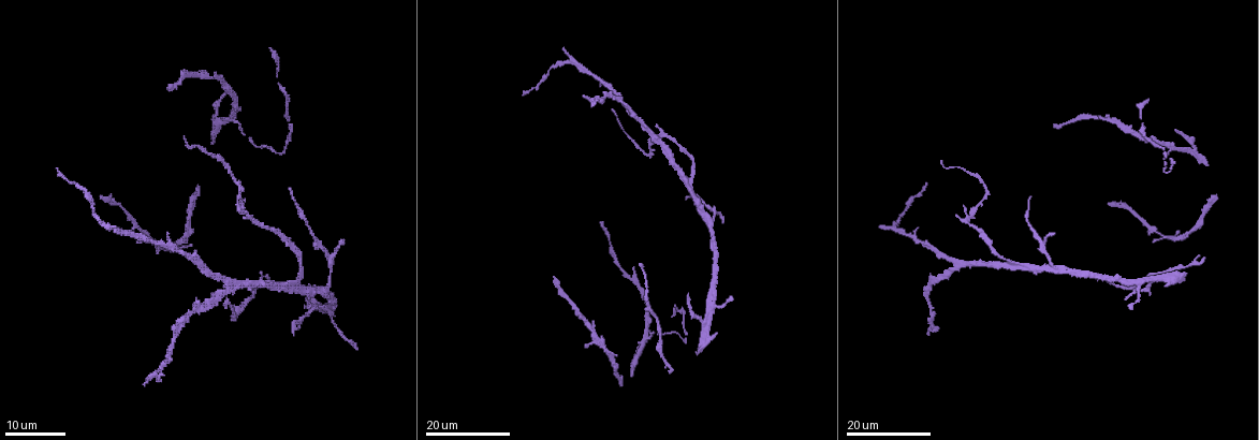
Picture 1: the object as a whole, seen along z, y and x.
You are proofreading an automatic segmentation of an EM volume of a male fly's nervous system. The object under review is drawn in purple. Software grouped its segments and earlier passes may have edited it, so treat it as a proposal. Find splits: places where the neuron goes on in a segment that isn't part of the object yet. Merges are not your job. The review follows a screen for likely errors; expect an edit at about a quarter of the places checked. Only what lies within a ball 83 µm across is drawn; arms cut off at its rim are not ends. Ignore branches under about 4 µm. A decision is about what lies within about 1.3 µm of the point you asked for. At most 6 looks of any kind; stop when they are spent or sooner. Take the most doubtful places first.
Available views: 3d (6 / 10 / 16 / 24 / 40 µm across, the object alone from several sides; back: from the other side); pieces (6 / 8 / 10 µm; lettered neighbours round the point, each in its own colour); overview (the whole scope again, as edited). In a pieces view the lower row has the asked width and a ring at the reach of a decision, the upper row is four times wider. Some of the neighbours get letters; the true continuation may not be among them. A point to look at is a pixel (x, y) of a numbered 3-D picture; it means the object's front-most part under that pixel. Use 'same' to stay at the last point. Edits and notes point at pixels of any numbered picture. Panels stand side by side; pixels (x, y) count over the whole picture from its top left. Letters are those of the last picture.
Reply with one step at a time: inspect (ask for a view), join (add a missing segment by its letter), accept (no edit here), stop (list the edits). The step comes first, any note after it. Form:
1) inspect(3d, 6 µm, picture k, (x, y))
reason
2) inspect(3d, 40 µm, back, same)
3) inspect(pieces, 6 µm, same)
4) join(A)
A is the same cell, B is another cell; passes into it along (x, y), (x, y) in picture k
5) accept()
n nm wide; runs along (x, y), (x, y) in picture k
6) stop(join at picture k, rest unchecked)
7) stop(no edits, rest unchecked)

inspect(3d, 24 µm, picture 1, (594, 320))
branch stops here

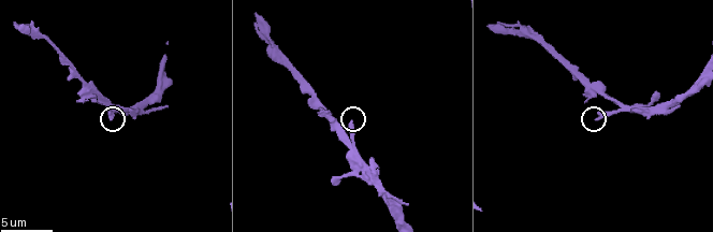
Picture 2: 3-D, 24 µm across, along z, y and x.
inspect(pieces, 10 µm, picture 2, (112, 120))

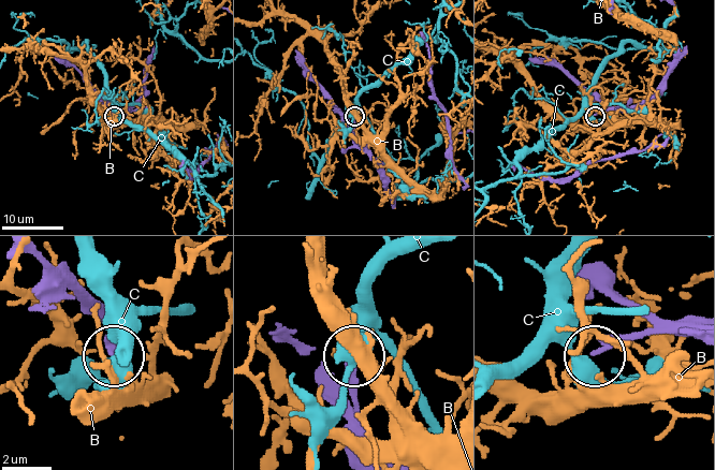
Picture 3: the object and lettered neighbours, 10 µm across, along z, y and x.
accept()
B and C are other cells; none of them fits

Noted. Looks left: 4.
inspect(3d, 16 µm, picture 1, (1101, 115))
branch stops here

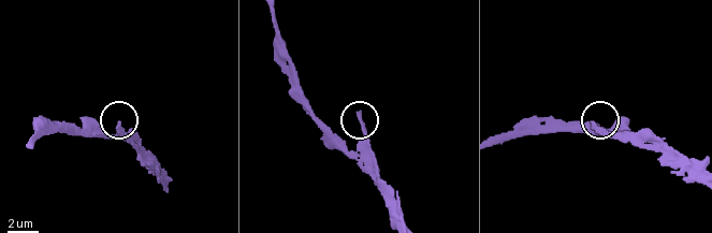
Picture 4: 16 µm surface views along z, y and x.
inspect(pieces, 6 µm, picture 4, (592, 125))

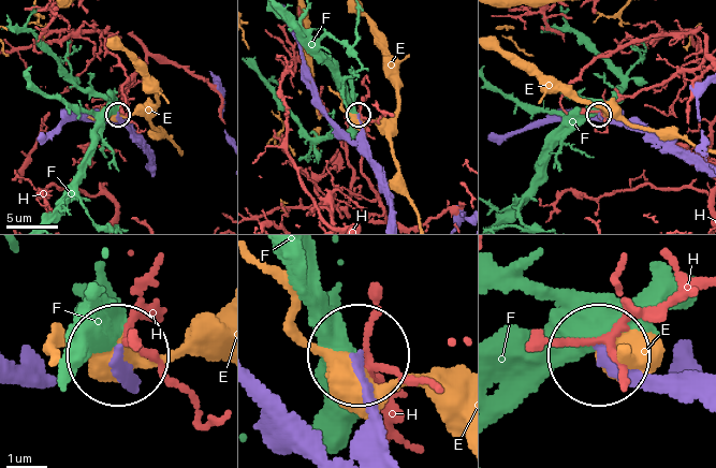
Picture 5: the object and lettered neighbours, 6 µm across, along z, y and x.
accept()
220 nm wide; E, F and H are other cells; runs along (692, 403), (604, 361) in picture 5; no lettered segment goes on from it

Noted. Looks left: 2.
inspect(3d, 24 µm, picture 1, (1147, 293))
thin end

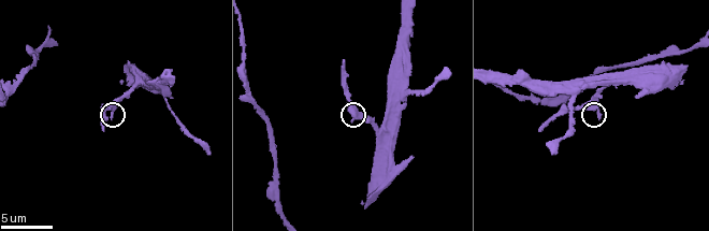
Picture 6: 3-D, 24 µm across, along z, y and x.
inspect(pieces, 10 µm, picture 6, (598, 120))

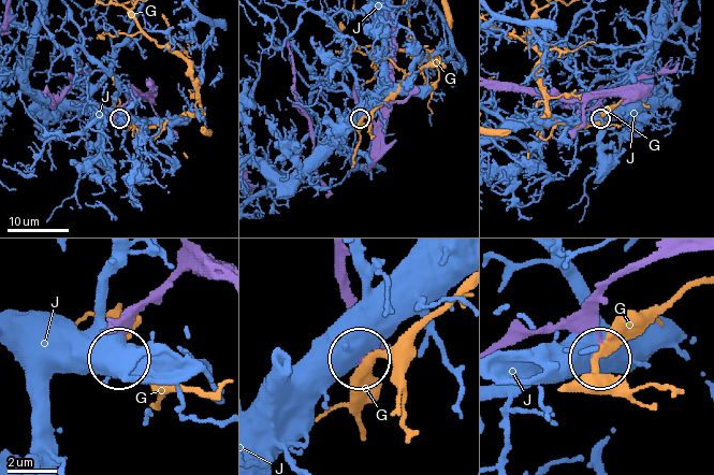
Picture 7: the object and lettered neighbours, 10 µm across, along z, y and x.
accept()
160 nm wide; G and J are other cells; no lettered segment goes on from it

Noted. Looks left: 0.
stop(no edits, rest unchecked)

